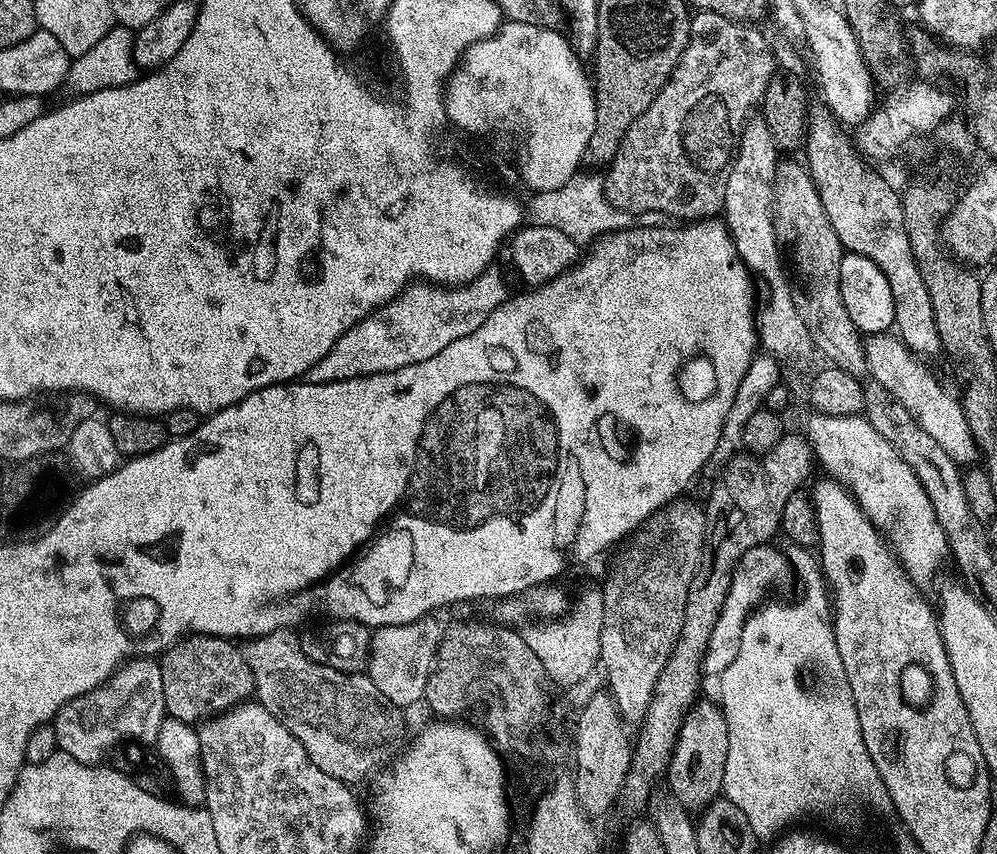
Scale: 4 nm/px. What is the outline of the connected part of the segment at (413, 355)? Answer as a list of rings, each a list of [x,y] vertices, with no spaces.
[[[487,268],[478,278],[466,286],[429,286],[424,282],[413,282],[403,288],[396,299],[371,312],[334,342],[334,346],[309,370],[306,380],[310,384],[325,384],[349,380],[359,376],[373,376],[393,372],[414,362],[426,362],[434,354],[446,350],[450,342],[474,334],[498,306],[502,306],[510,295],[508,284],[498,270]]]

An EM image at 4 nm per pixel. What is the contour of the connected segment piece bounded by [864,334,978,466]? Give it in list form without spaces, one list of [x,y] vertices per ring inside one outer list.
[[[889,334],[867,337],[864,340],[864,360],[868,364],[871,379],[878,381],[886,390],[890,390],[890,394],[894,394],[894,398],[898,398],[902,406],[910,410],[910,414],[916,417],[918,426],[922,426],[922,430],[926,430],[926,434],[930,434],[930,438],[934,438],[934,442],[938,442],[938,446],[942,446],[942,450],[950,454],[954,463],[968,466],[975,461],[972,460],[975,456],[977,459],[978,449],[966,426],[966,418],[960,409],[959,399],[944,392],[943,386],[928,373],[923,365],[925,363],[900,341],[899,336]]]

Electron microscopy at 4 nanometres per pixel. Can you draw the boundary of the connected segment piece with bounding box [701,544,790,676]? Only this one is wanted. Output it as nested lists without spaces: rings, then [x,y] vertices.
[[[768,544],[752,547],[739,559],[738,566],[732,572],[730,590],[727,591],[726,601],[723,602],[710,642],[707,643],[701,660],[701,667],[707,675],[710,673],[712,676],[719,676],[722,670],[726,670],[726,667],[734,662],[738,652],[737,642],[741,640],[742,626],[749,613],[761,603],[762,590],[784,579],[788,574],[788,568],[790,572],[790,562],[788,564],[785,556],[772,547]]]

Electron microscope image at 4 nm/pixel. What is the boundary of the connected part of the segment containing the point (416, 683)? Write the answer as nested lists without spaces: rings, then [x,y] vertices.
[[[435,615],[423,616],[414,622],[373,631],[366,675],[401,710],[408,710],[411,704],[419,705],[424,699],[426,678],[432,673],[442,635],[442,627],[436,619]]]

